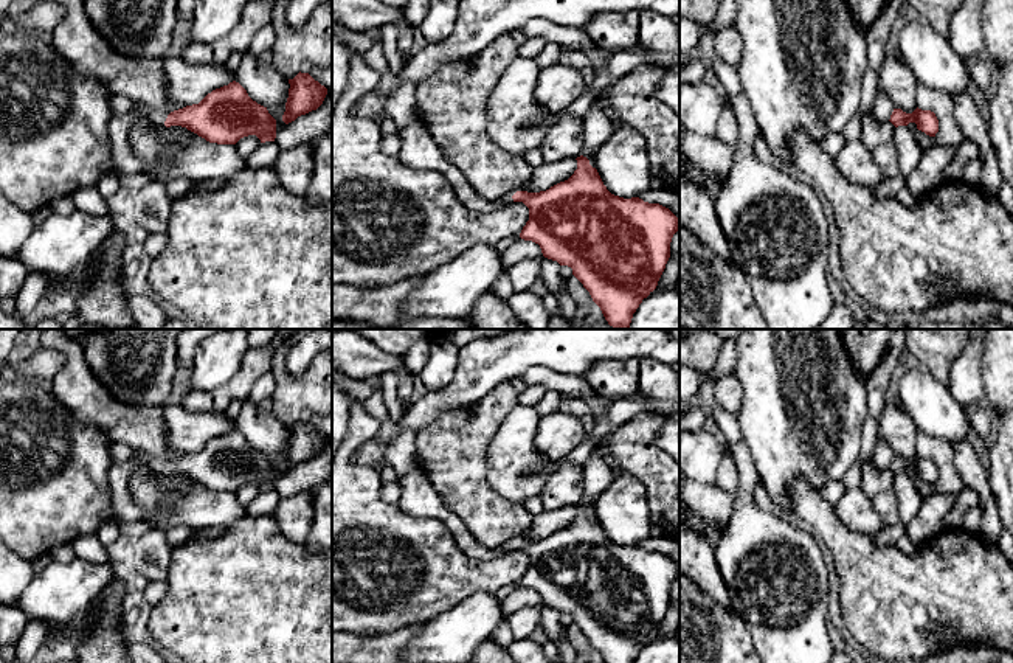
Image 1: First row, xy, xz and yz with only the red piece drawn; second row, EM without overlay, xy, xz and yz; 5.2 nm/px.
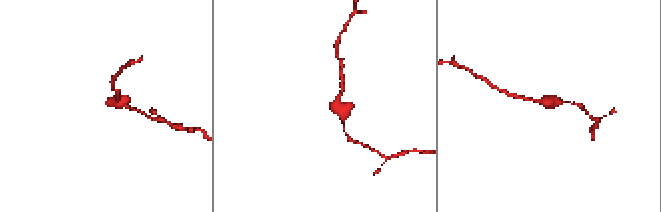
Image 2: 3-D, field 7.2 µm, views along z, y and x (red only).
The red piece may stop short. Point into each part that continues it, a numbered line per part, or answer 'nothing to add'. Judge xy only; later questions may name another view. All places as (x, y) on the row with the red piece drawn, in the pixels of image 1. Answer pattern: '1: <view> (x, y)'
1: xy (120, 104)

